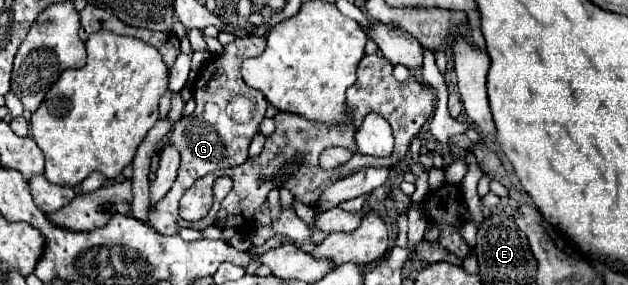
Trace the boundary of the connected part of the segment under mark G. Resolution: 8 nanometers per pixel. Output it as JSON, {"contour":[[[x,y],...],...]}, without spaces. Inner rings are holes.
{"contour":[[[247,36],[247,38],[235,38],[231,44],[225,46],[225,52],[221,56],[213,56],[201,70],[199,70],[199,78],[195,82],[195,102],[197,108],[193,114],[183,116],[181,120],[177,120],[173,124],[173,130],[167,138],[167,144],[175,146],[181,154],[181,166],[177,172],[177,180],[173,184],[173,188],[167,192],[167,196],[163,200],[159,200],[155,206],[149,208],[149,224],[161,232],[161,234],[177,234],[177,230],[181,227],[189,227],[196,230],[202,230],[214,224],[217,212],[220,208],[221,200],[227,196],[227,192],[231,190],[231,180],[229,178],[217,178],[215,186],[213,186],[213,206],[209,210],[207,216],[197,222],[184,221],[179,212],[177,212],[177,202],[181,198],[181,194],[193,186],[195,180],[203,178],[205,174],[217,170],[217,168],[231,168],[231,166],[239,166],[247,160],[247,150],[249,144],[253,140],[253,136],[259,132],[259,124],[265,118],[265,110],[267,110],[267,100],[261,92],[253,90],[251,86],[245,84],[243,76],[241,76],[241,64],[247,58],[259,56],[265,50],[265,38],[263,36]],[[231,100],[251,100],[253,112],[251,118],[247,122],[237,122],[231,116]]]}

